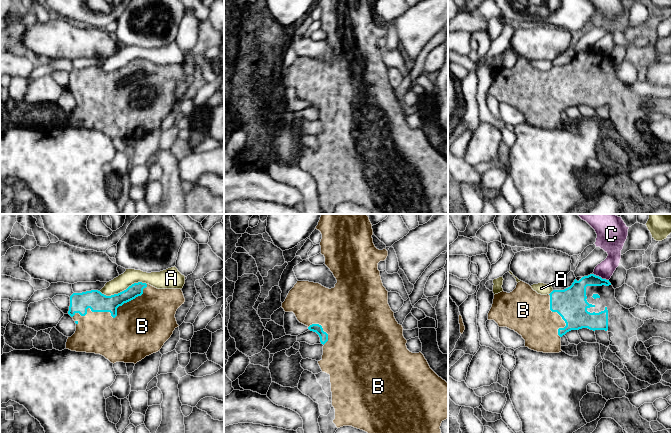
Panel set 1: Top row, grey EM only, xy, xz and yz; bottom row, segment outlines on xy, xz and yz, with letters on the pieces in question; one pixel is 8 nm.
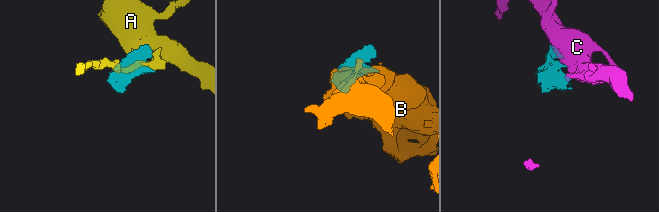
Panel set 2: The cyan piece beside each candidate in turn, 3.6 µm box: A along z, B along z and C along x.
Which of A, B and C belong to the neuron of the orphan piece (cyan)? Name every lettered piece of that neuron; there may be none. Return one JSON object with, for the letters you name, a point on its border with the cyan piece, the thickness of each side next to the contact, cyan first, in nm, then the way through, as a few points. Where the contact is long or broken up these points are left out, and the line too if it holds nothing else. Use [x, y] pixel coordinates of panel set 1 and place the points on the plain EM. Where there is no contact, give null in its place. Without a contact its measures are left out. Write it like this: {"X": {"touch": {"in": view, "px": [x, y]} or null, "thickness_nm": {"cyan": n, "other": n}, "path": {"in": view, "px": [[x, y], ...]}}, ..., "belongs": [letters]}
{"B": {"touch": {"in": "xy", "px": [112, 92]}, "thickness_nm": {"cyan": 160, "other": 440}}, "belongs": ["B"]}

